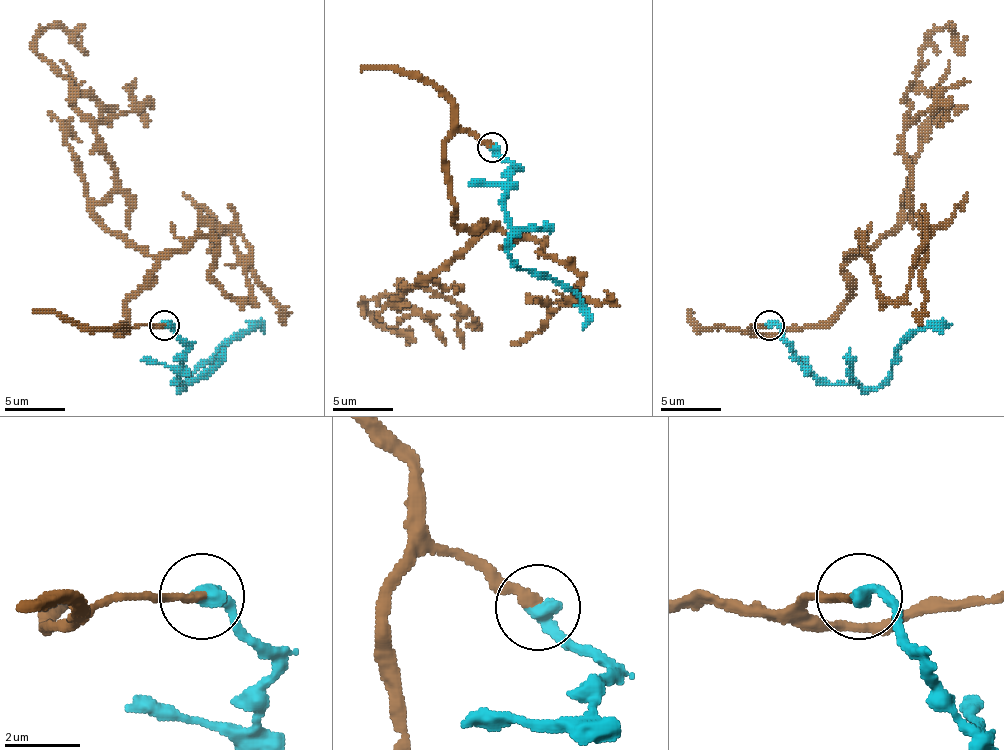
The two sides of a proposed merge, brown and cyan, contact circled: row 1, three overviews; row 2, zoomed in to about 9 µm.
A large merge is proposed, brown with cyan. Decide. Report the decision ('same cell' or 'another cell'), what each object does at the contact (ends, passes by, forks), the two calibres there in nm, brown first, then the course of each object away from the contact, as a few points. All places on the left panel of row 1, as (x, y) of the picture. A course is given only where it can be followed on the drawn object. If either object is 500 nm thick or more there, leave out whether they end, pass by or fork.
same cell; brown ends; cyan ends; calibres 240 and 440 nm; course brown (165, 324), (117, 333), (156, 261), (93, 207), (114, 186), (114, 162), (36, 48), (57, 27), (87, 54); course cyan (165, 324), (186, 357), (177, 384), (183, 384), (180, 387), (219, 351), (252, 327), (258, 327), (255, 324)

